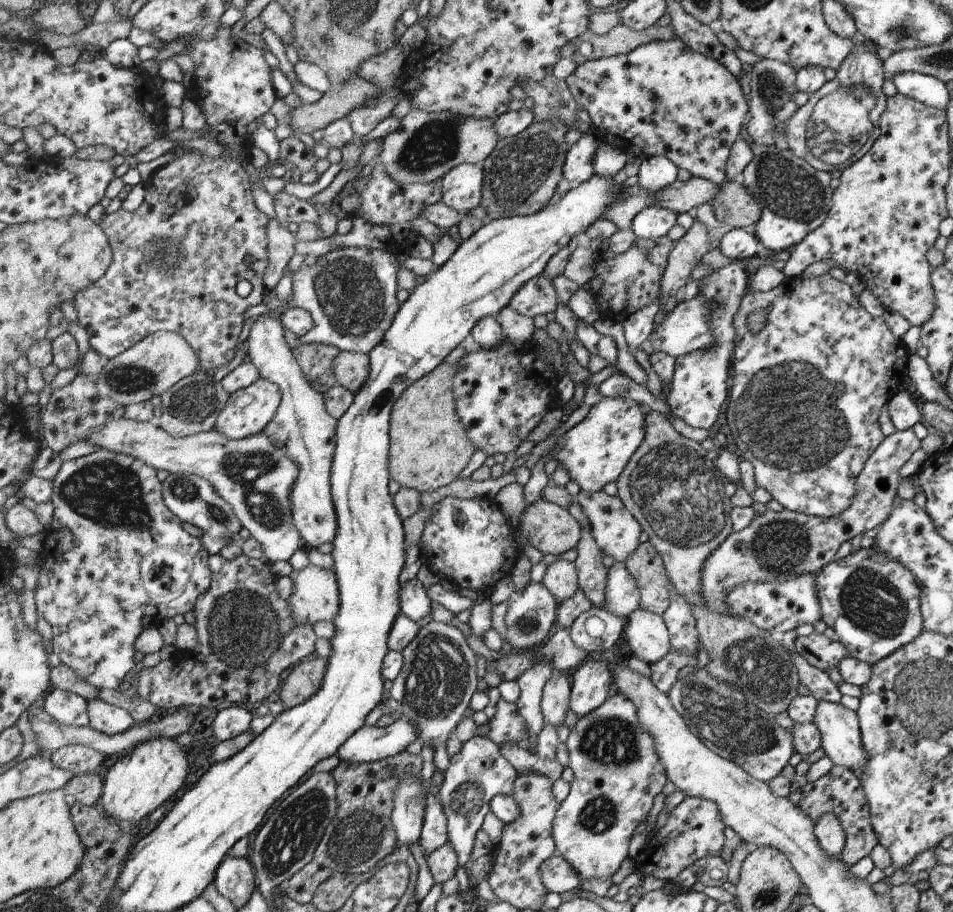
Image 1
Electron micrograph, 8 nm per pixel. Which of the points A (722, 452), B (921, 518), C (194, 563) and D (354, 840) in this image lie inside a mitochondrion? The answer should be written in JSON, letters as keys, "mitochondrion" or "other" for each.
{"A":"mitochondrion","B":"other","C":"other","D":"mitochondrion"}

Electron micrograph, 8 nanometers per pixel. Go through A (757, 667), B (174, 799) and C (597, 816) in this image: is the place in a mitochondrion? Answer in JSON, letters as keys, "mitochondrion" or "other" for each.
{"A":"mitochondrion","B":"other","C":"mitochondrion"}

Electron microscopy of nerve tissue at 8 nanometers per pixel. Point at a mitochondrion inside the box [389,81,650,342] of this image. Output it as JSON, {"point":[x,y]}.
{"point":[519,170]}

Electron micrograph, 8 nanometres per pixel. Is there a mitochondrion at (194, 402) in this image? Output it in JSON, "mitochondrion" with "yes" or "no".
{"mitochondrion":"yes"}

